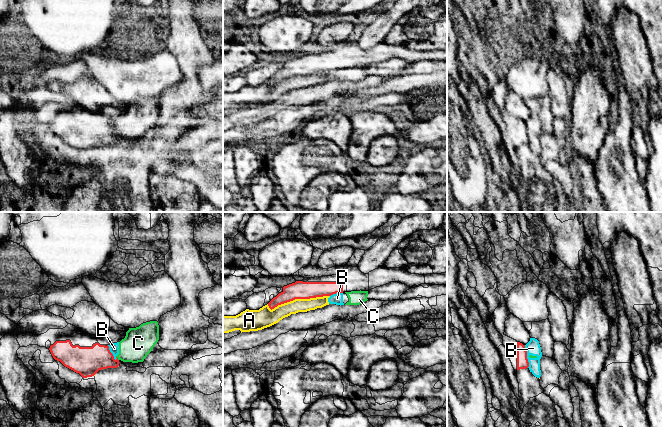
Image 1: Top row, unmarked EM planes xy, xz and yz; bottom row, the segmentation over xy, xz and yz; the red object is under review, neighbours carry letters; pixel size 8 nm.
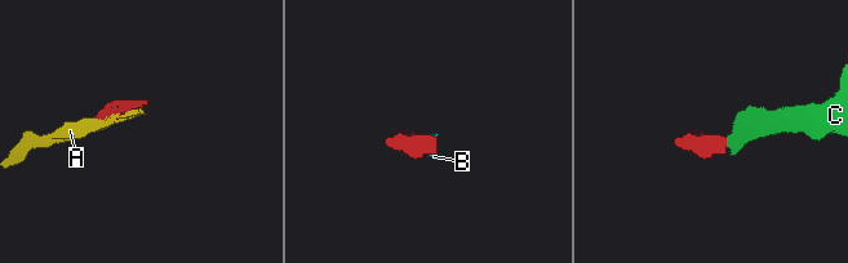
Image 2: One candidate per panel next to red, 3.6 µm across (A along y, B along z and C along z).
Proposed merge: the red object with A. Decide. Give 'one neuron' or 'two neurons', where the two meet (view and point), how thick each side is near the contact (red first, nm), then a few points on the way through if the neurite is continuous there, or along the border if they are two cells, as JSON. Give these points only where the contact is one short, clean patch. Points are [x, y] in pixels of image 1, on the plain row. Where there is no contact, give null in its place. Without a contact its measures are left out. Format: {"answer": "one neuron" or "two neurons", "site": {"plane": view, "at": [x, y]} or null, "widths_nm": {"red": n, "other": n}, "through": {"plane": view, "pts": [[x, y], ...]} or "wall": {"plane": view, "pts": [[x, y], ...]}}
{"answer": "two neurons", "site": {"plane": "xz", "at": [298, 74]}, "widths_nm": {"red": 140, "other": 120}}

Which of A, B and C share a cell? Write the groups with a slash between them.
A B C

